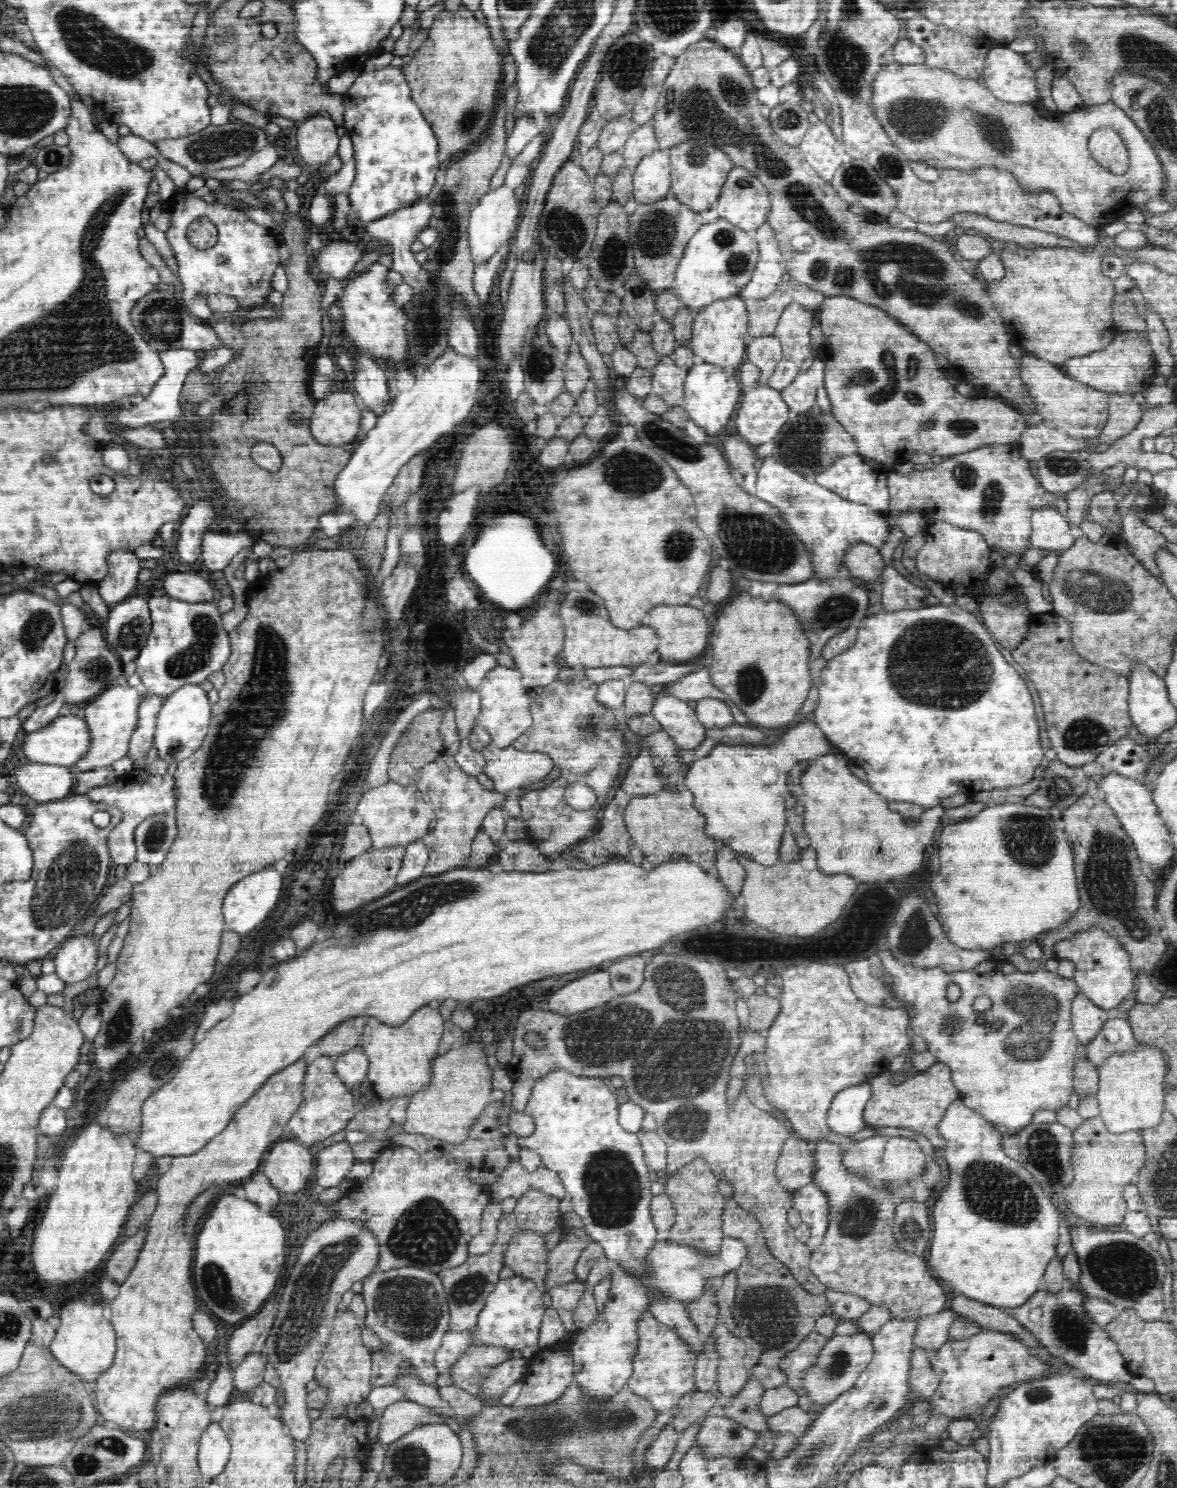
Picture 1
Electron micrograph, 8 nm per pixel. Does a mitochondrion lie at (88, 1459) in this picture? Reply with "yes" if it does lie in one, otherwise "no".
yes

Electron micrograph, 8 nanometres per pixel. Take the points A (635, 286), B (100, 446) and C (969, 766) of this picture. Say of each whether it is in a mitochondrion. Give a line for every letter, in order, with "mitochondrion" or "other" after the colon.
A: mitochondrion
B: other
C: other

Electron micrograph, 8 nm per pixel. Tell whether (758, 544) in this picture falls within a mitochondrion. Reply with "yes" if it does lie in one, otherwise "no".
yes

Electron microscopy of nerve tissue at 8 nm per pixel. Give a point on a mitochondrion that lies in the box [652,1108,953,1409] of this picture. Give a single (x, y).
(769, 1313)

